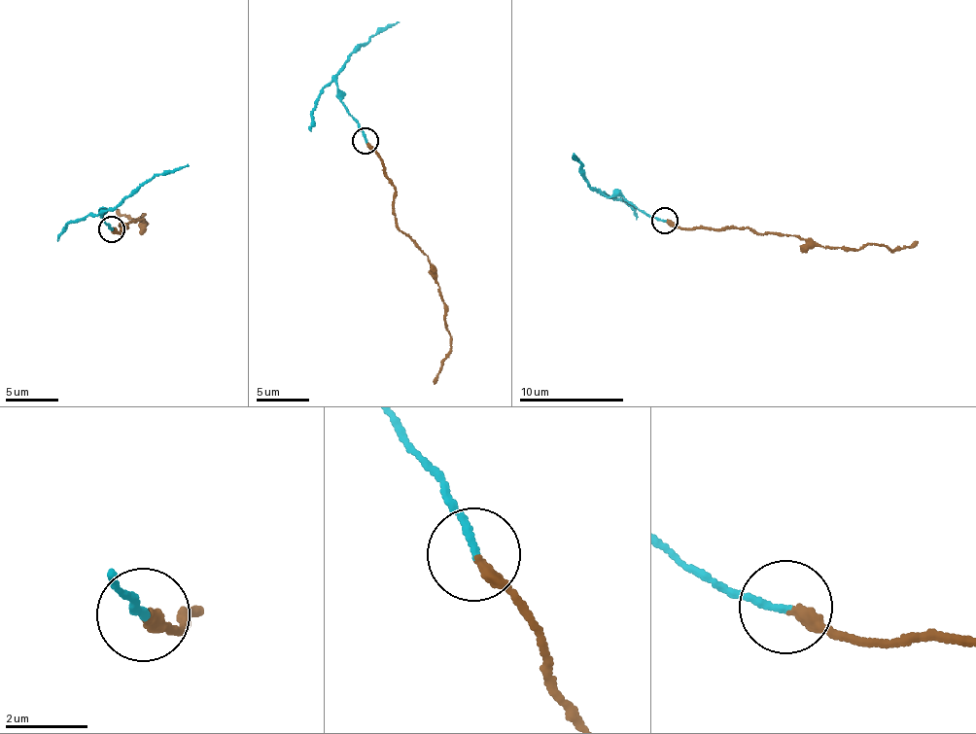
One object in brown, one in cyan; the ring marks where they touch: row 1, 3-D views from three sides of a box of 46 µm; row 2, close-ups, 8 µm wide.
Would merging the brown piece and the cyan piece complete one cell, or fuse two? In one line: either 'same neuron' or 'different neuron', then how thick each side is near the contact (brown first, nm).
different neuron | 320/160 nm

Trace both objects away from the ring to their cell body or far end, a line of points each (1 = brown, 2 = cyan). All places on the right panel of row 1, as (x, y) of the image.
1: (665, 221), (680, 227), (750, 227), (843, 250), (870, 244), (896, 250), (917, 242)
2: (665, 221), (645, 215), (622, 195), (598, 193), (583, 177), (584, 166), (573, 153)

